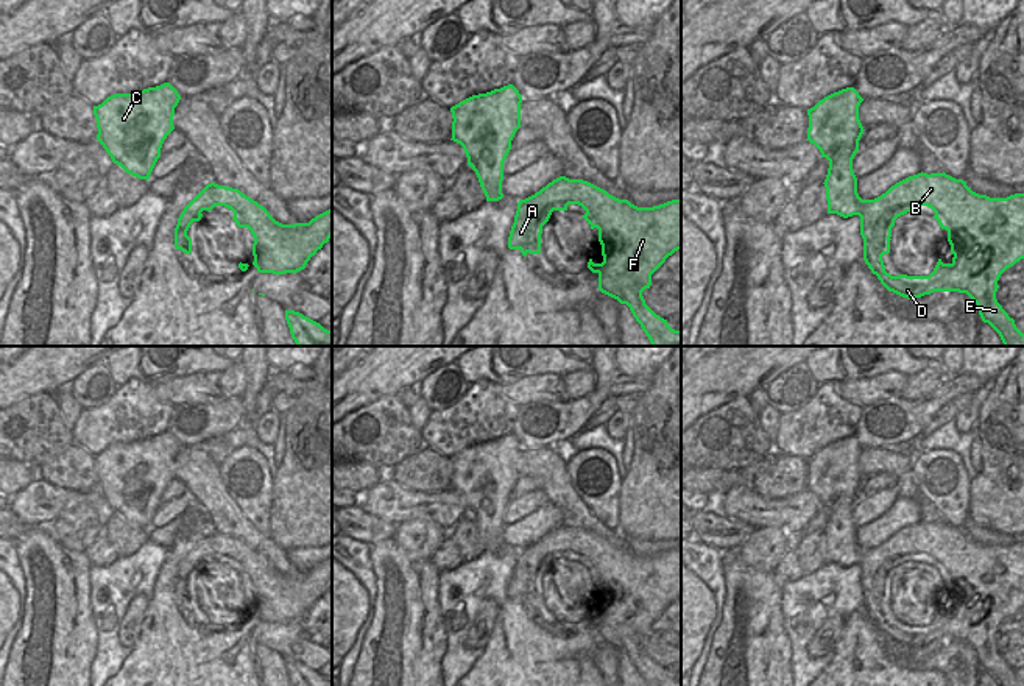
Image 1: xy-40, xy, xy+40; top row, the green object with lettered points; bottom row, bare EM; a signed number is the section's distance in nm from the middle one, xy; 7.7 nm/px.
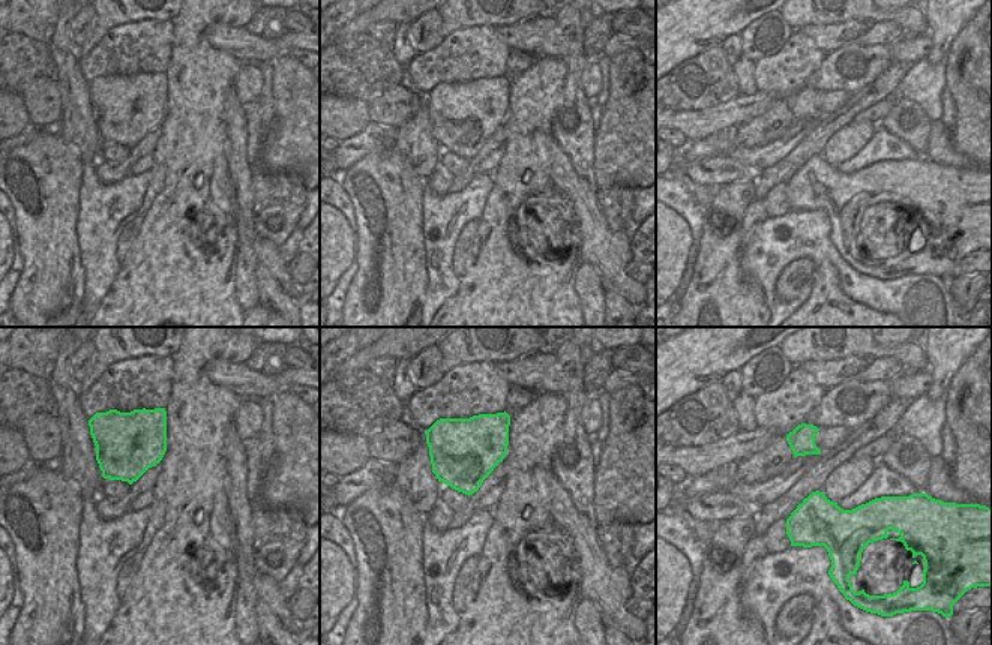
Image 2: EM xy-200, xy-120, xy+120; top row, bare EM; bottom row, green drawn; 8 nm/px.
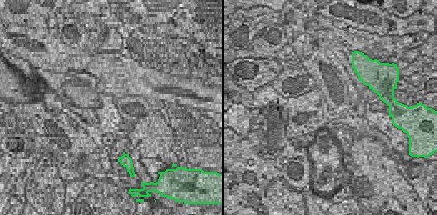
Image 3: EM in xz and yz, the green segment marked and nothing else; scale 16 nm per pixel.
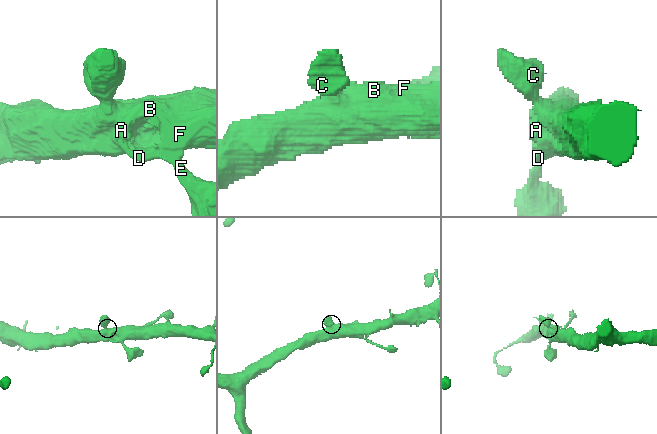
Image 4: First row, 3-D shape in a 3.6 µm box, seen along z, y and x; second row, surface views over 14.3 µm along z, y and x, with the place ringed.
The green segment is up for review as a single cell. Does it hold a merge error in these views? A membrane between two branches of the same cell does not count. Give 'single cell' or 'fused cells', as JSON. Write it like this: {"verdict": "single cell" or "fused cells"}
{"verdict": "single cell"}

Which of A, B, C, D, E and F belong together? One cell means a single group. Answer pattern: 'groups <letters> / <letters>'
groups A B C D E F

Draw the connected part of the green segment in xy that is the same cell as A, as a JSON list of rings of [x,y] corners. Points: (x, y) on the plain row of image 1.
[[[560,525],[535,544],[519,549],[508,597],[519,599],[524,606],[528,602],[539,603],[542,575],[553,560],[567,560],[569,553],[581,555],[586,560],[581,566],[591,578],[599,578],[603,611],[594,613],[592,608],[588,611],[588,617],[599,624],[599,639],[627,653],[647,686],[681,686],[681,680],[672,678],[667,669],[645,653],[642,645],[642,641],[651,635],[651,624],[669,605],[681,599],[681,547],[653,557],[637,557],[588,530]]]

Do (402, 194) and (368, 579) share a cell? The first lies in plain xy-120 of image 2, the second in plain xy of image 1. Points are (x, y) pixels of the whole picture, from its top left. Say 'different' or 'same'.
different

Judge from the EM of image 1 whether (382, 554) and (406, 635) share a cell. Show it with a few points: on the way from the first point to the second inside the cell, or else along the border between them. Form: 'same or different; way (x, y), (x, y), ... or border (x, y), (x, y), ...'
same; way (401, 571), (407, 586), (407, 613)

